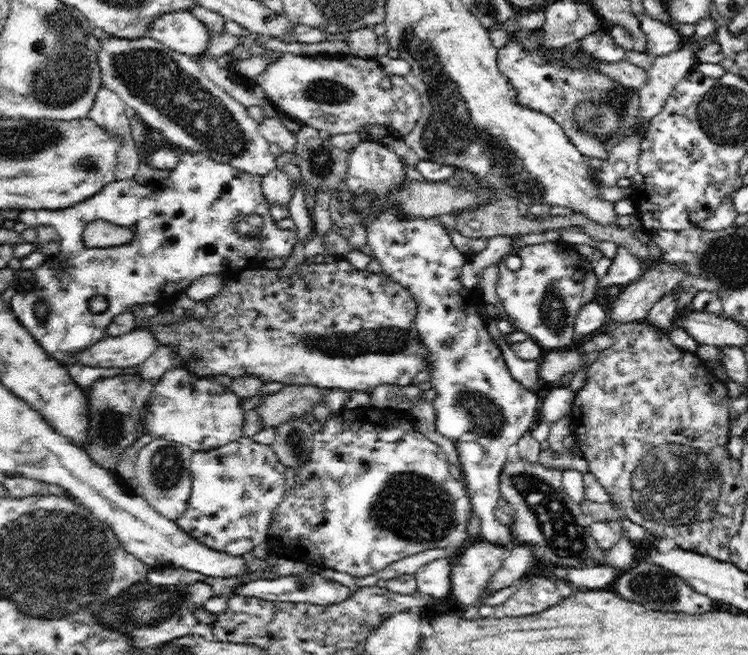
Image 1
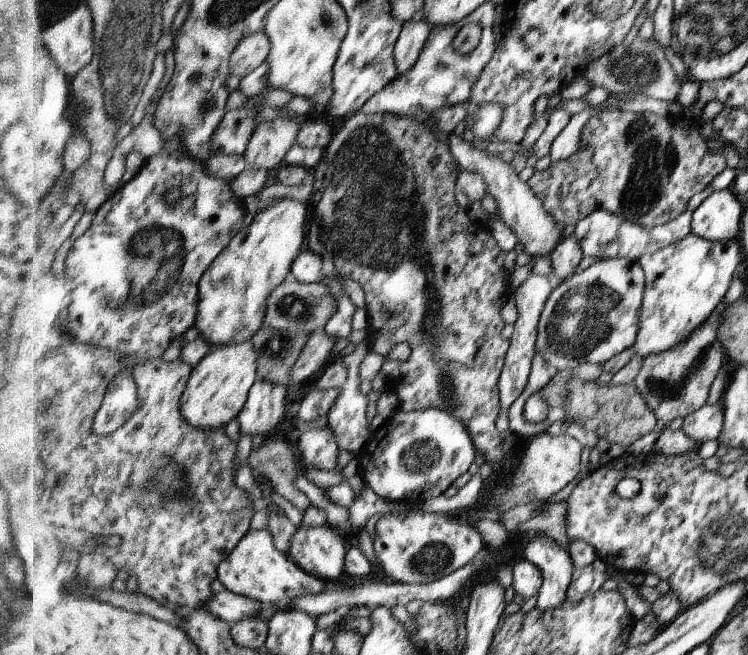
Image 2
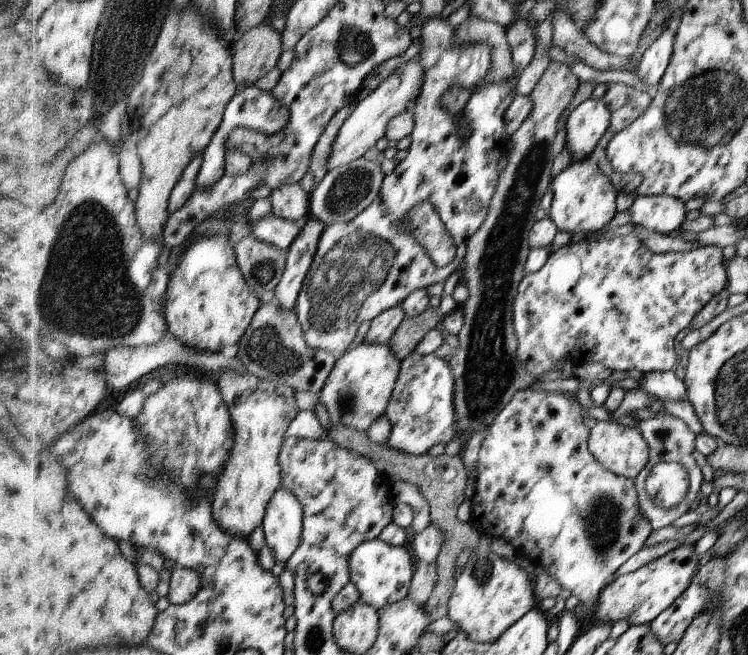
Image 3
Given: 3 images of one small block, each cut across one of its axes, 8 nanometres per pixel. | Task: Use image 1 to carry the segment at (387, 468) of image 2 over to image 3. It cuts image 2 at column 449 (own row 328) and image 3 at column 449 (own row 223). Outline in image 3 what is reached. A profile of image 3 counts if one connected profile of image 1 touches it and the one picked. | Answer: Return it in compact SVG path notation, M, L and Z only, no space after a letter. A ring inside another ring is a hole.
M415 350L401 360L399 380L396 380L391 402L385 415L391 424L387 445L414 456L426 454L434 444L463 437L456 428L455 374L449 363L434 353L420 356Z

